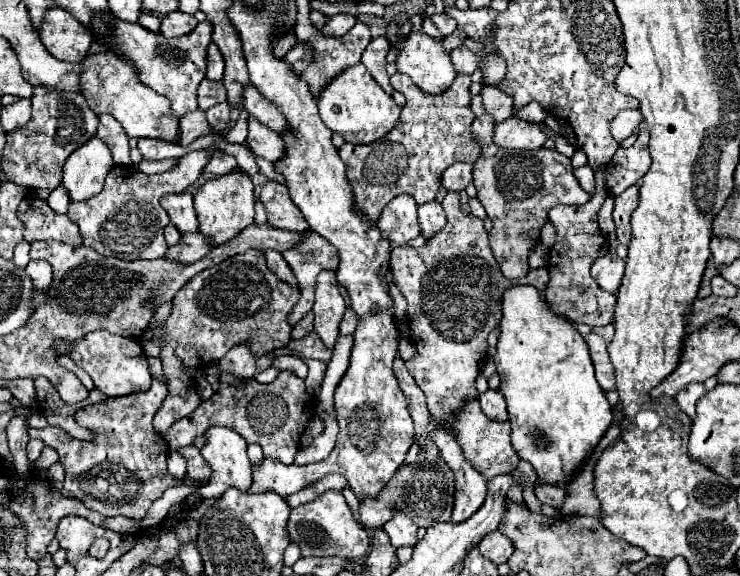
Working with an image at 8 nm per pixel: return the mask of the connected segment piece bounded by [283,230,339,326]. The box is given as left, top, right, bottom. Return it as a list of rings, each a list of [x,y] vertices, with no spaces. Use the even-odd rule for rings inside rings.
[[[309,230],[305,240],[283,254],[287,264],[291,266],[297,284],[301,288],[301,298],[293,306],[293,312],[289,314],[289,324],[295,326],[311,308],[313,308],[313,298],[315,298],[315,282],[321,270],[335,270],[339,264],[337,250],[325,242],[321,236]]]

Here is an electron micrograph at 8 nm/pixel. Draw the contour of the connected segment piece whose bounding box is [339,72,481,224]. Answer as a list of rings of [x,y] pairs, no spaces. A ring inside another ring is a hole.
[[[401,72],[391,76],[391,84],[407,98],[397,126],[373,144],[343,144],[339,148],[339,156],[347,166],[347,180],[353,190],[353,204],[357,212],[371,220],[371,224],[377,224],[381,210],[399,194],[413,196],[419,206],[435,200],[435,194],[441,186],[443,170],[447,170],[453,162],[475,164],[475,160],[481,156],[481,146],[471,132],[471,122],[475,120],[475,114],[471,112],[469,74],[457,74],[451,88],[439,96],[421,92],[409,80],[409,76]]]

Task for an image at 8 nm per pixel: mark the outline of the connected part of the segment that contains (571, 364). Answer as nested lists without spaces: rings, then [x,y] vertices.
[[[513,286],[503,296],[503,318],[497,354],[493,362],[501,376],[501,392],[507,400],[511,420],[511,444],[521,460],[527,460],[541,482],[567,488],[583,470],[587,458],[595,452],[599,440],[611,426],[611,406],[595,380],[589,348],[575,326],[549,310],[543,296],[531,286]]]

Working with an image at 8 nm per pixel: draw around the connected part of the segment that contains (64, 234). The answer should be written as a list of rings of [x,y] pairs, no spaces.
[[[23,198],[17,208],[17,216],[25,226],[23,238],[27,242],[57,240],[71,246],[83,244],[77,224],[71,222],[65,214],[55,214],[45,200]]]

